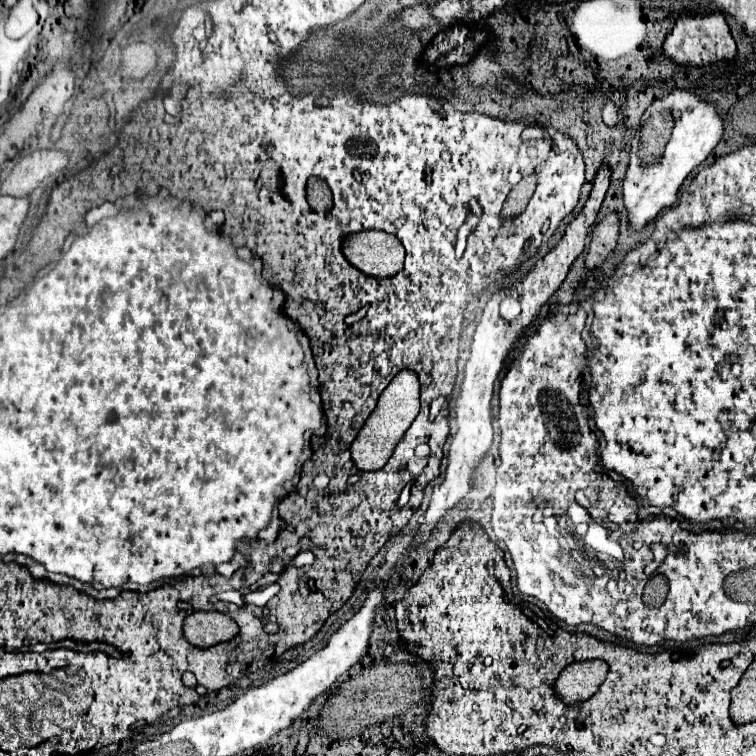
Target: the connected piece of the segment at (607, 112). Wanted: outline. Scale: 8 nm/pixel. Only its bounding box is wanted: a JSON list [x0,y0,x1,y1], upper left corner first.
[602,100,618,128]

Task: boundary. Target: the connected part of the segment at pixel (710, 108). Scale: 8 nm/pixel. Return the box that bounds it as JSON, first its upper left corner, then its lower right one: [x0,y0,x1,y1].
[622,90,724,230]

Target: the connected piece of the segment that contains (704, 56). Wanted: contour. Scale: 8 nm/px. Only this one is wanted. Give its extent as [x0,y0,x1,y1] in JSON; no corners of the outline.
[664,12,736,64]

